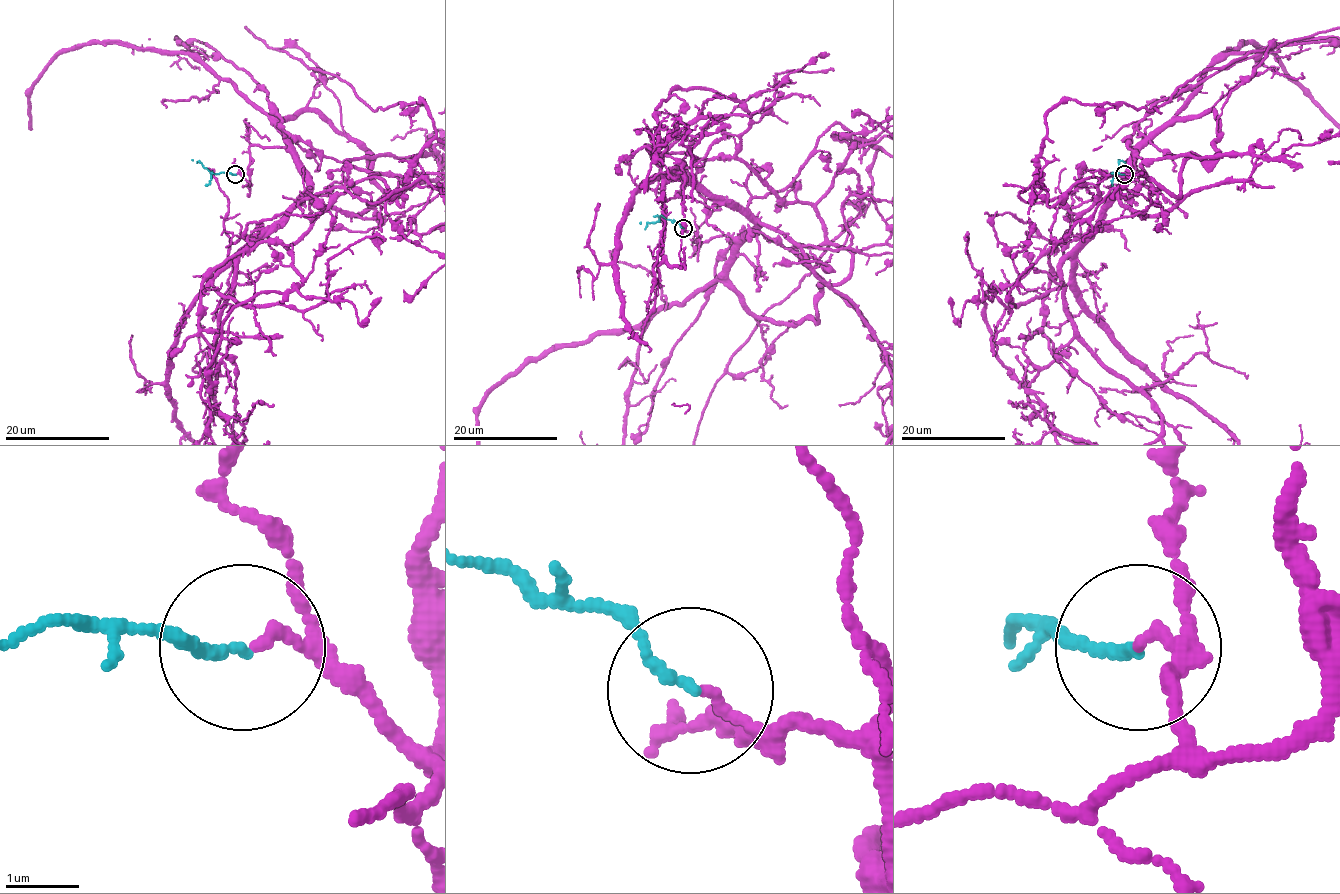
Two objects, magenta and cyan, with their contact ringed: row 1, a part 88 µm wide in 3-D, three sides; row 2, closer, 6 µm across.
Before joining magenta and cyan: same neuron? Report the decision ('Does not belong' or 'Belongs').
Belongs

